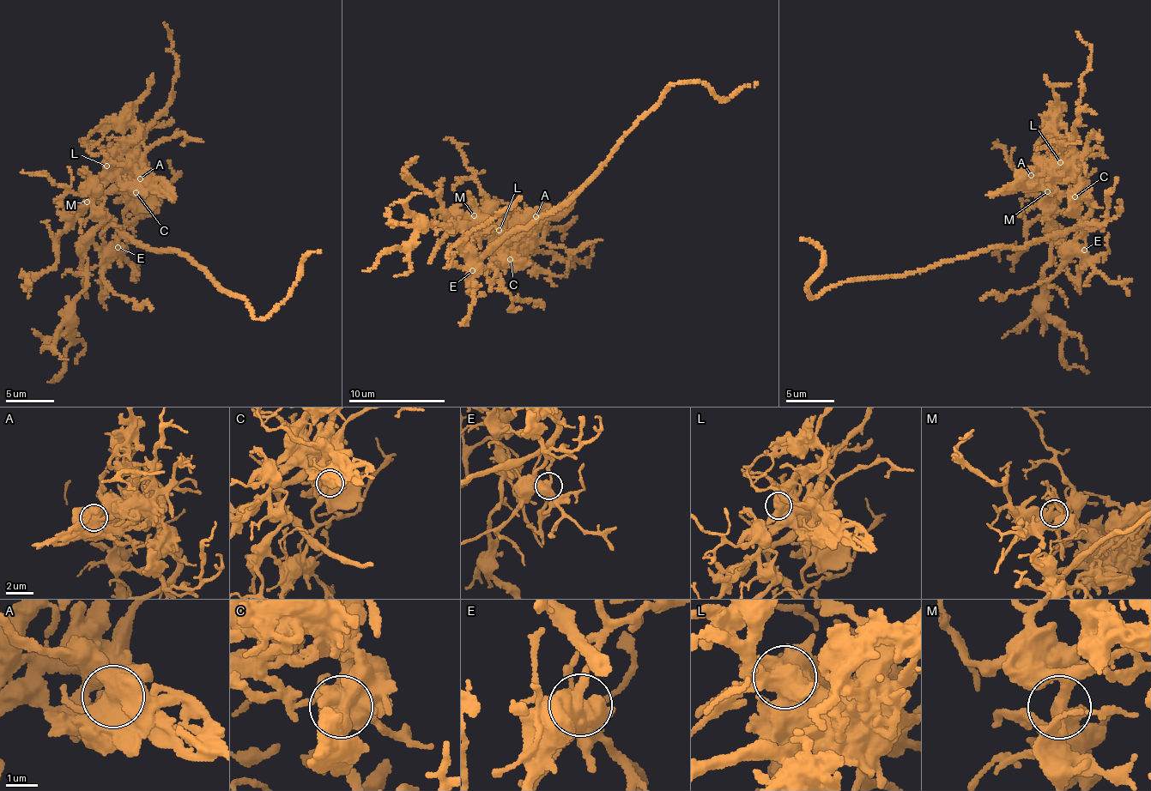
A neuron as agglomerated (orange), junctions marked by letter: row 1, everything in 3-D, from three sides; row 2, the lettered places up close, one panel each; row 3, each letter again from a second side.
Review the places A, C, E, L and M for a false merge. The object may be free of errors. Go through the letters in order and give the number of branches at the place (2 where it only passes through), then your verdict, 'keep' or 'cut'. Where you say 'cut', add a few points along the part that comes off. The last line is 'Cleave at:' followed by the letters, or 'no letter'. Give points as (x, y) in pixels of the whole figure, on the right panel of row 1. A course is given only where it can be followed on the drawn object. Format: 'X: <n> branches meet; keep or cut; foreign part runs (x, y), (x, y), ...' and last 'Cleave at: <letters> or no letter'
A: 4 branches meet; keep
C: 4 branches meet; keep
E: 4 branches meet; keep
L: 4 branches meet; keep
M: 4 branches meet; keep
Cleave at: no letter

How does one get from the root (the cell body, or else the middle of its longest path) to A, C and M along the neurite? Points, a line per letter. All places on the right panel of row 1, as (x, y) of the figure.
A: (1011, 247), (1063, 236), (1089, 208), (1087, 199), (1081, 187), (1061, 170), (1037, 170), (1031, 175)
C: (1011, 247), (1063, 236), (1088, 212), (1087, 196), (1081, 191), (1083, 194), (1075, 196)
M: (1011, 247), (1063, 236), (1082, 221), (1074, 239), (1071, 242), (1057, 241), (1053, 236), (1047, 215), (1047, 191)

